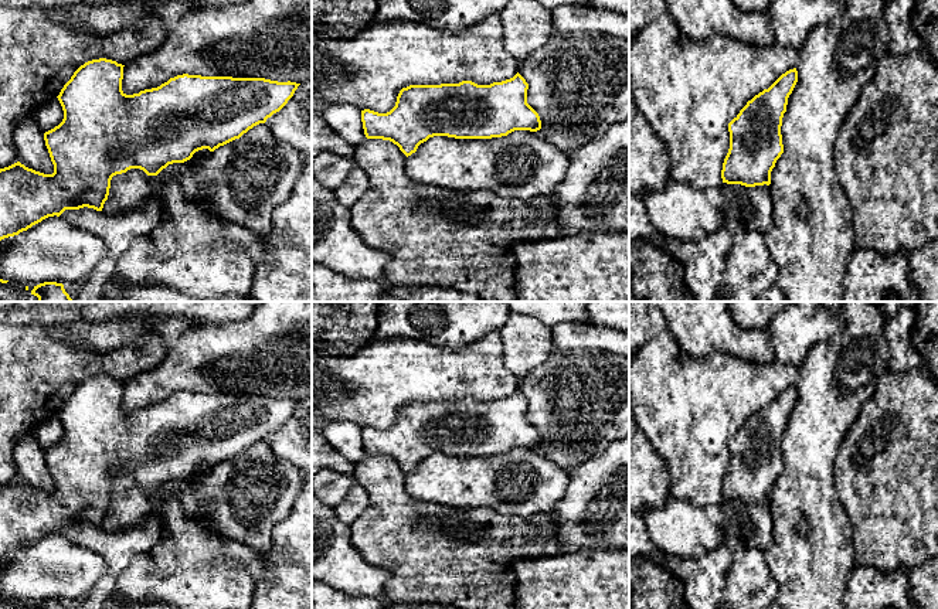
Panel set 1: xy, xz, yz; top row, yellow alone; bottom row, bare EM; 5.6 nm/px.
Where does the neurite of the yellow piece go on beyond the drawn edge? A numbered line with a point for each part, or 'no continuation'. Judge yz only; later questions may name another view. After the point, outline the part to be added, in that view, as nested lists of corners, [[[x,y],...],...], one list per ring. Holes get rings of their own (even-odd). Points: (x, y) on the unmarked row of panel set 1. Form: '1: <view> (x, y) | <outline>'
no continuation

